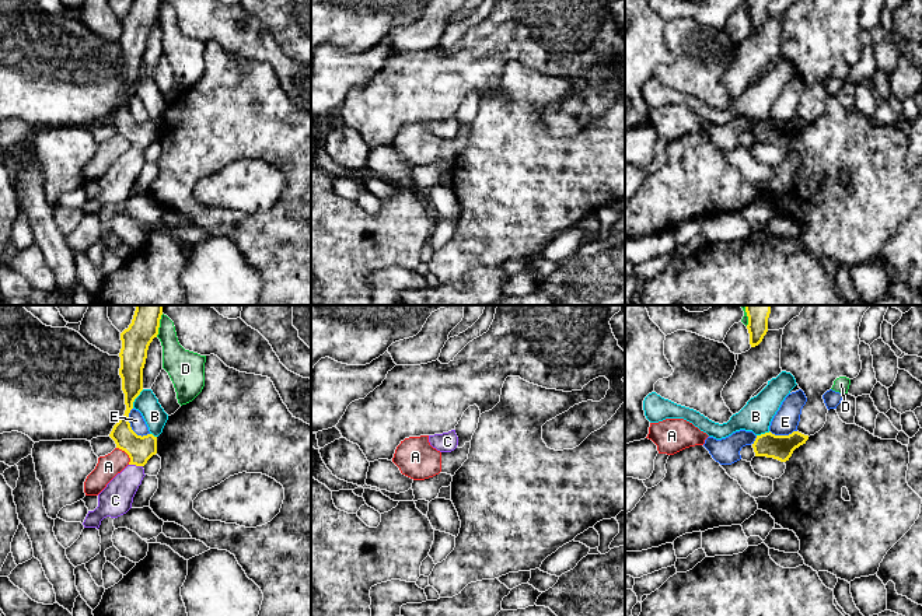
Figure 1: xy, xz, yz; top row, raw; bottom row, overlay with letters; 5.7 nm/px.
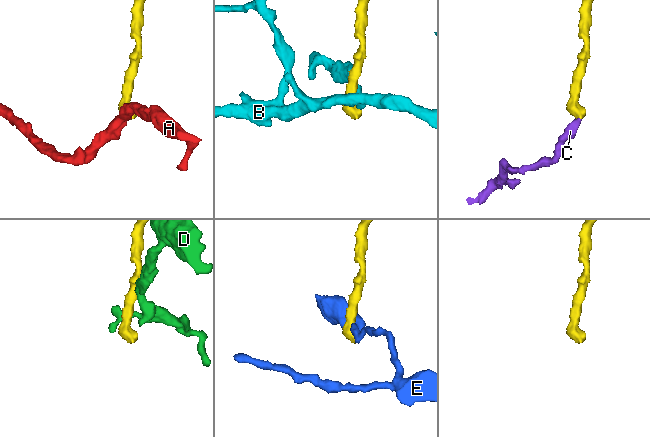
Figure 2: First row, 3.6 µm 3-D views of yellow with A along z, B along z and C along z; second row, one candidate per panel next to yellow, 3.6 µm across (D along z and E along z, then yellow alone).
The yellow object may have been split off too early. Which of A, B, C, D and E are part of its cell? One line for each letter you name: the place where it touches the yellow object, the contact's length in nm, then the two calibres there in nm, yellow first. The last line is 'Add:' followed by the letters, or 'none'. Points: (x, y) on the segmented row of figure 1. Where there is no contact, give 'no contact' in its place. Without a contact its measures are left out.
C: contact xy (136, 465); length 80 nm; calibres 150 and 190 nm
Add: C

